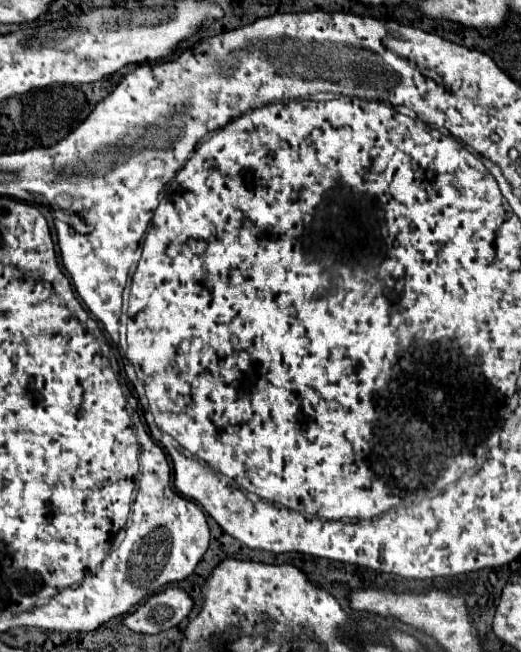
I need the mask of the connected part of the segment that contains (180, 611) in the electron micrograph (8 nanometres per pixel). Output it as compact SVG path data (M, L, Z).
M163 589L151 595L137 611L123 617L123 623L137 633L155 635L179 625L191 611L193 601L181 589Z

